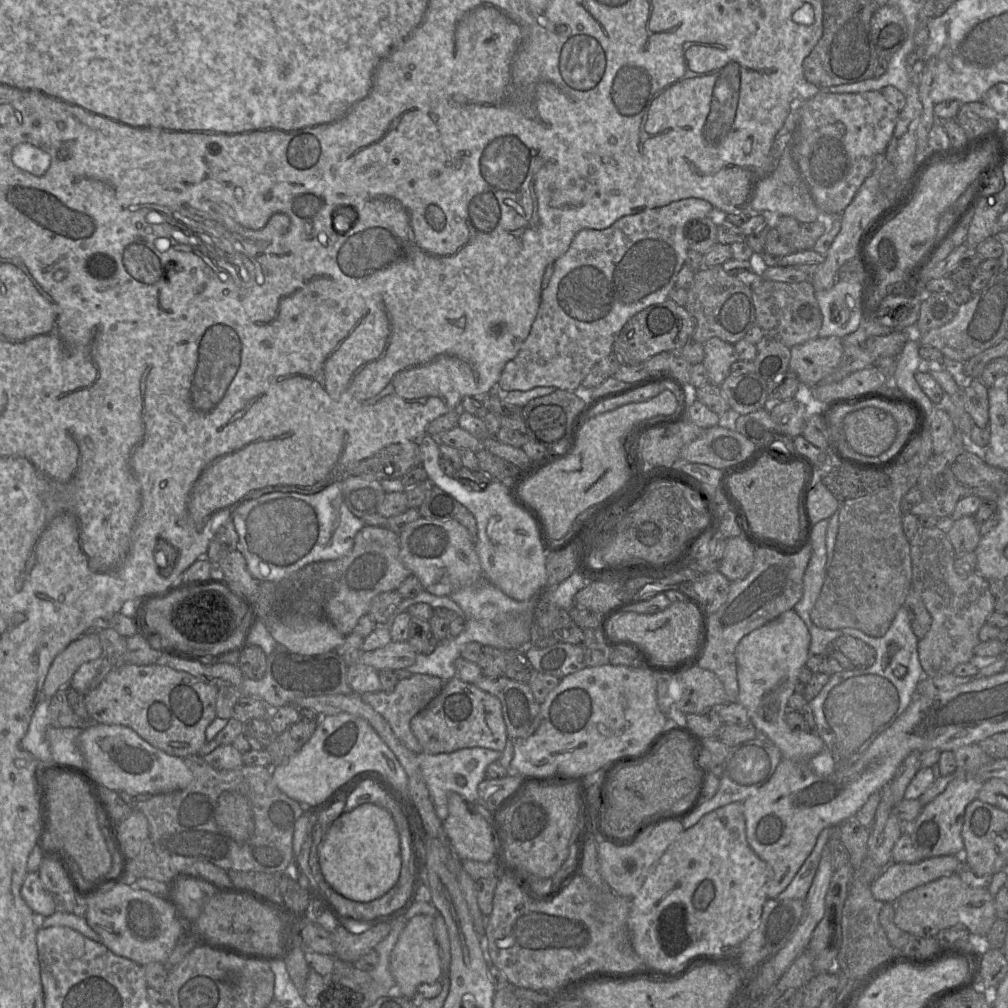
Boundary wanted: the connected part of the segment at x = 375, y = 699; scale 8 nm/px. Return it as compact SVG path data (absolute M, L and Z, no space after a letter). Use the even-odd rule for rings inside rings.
M413 674L406 679L400 679L391 692L371 692L360 695L363 702L370 705L390 725L396 737L415 754L423 752L421 745L413 734L410 726L411 720L441 692L445 682L435 676L426 674Z

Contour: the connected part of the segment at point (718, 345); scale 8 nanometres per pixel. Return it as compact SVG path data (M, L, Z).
M710 338L704 343L703 365L708 372L709 383L720 386L731 374L731 365L738 361L734 345L720 338Z

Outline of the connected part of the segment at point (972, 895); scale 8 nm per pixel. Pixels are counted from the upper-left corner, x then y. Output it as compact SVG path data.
M956 874L916 887L903 893L895 904L895 925L915 937L936 937L944 929L964 926L970 934L987 936L996 921L994 896L988 888L972 888Z

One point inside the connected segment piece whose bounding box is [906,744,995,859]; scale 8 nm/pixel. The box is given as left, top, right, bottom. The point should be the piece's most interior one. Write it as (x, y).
(936, 831)

